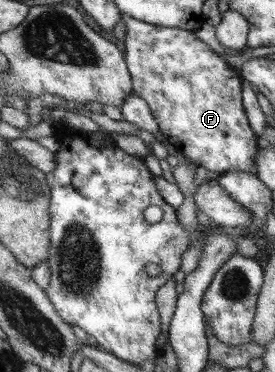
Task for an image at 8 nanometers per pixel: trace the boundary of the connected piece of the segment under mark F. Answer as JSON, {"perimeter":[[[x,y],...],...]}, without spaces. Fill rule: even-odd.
{"perimeter":[[[123,17],[127,36],[124,38],[128,70],[131,71],[133,89],[151,109],[159,124],[160,132],[167,137],[187,161],[211,172],[243,171],[257,174],[256,158],[259,153],[257,135],[247,123],[242,105],[241,75],[230,67],[207,43],[196,37],[193,30],[165,28],[139,21],[134,17]]]}

